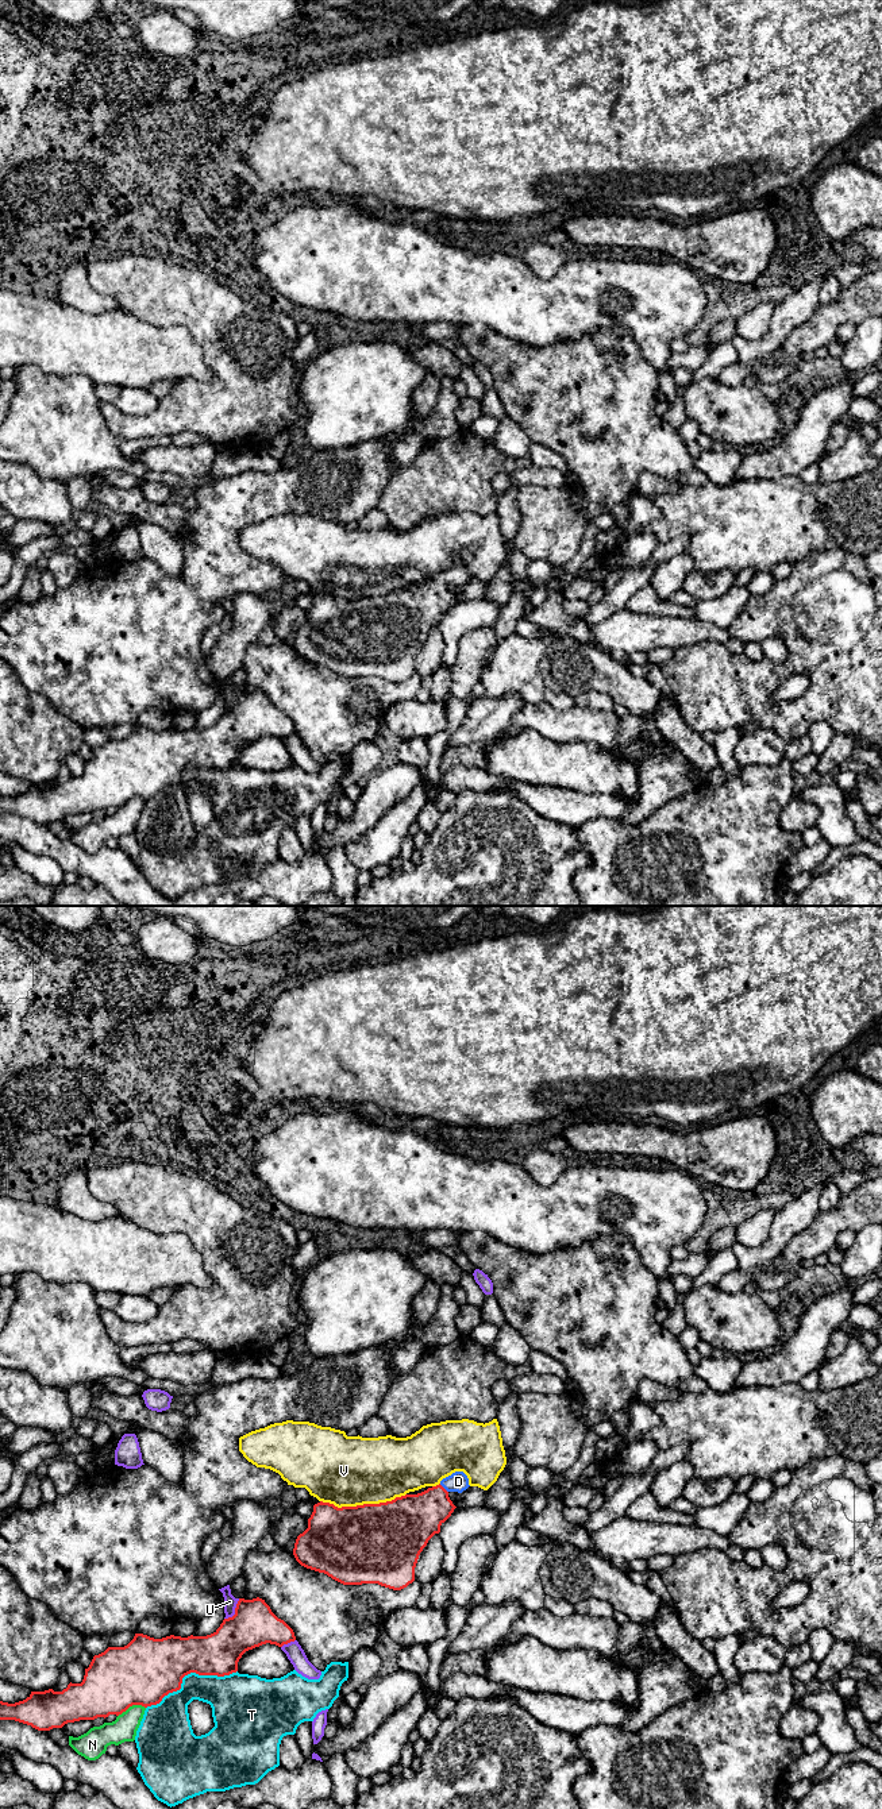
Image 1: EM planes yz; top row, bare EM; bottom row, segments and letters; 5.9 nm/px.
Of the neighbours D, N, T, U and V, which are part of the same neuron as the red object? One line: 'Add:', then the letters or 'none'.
Add: D

